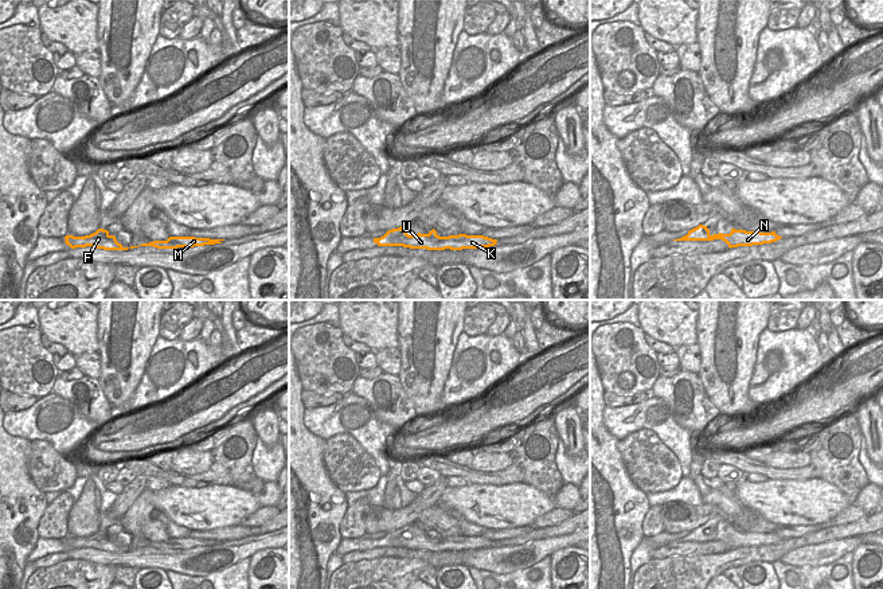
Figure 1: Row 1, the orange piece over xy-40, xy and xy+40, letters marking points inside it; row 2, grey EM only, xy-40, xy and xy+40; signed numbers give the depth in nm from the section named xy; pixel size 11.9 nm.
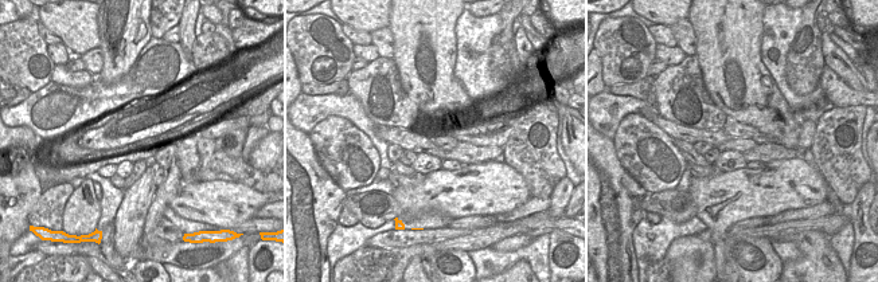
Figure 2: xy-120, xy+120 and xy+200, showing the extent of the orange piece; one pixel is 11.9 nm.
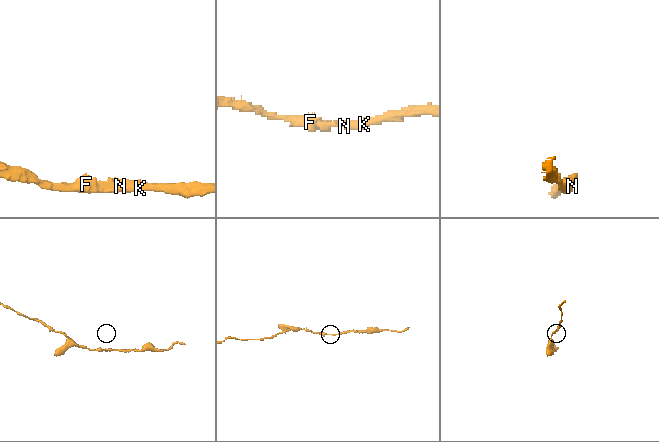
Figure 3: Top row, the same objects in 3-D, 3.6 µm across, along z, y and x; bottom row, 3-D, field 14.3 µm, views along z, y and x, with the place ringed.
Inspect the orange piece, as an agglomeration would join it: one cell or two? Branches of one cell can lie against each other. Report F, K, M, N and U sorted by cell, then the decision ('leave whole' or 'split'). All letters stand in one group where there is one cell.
groups F K M N U; leave whole

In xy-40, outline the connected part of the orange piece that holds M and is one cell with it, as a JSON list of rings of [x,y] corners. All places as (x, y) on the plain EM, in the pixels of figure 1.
[[[169,538],[167,542],[153,542],[138,547],[153,547],[157,550],[177,550],[177,549],[194,549],[204,546],[222,545],[224,541],[195,539],[195,538]]]

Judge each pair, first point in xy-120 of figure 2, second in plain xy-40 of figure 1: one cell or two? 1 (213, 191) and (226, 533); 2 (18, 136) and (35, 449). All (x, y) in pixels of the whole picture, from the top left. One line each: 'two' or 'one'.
1: two
2: two

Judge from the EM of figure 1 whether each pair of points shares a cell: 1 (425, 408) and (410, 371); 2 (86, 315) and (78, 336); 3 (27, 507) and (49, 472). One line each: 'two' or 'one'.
1: one
2: one
3: two

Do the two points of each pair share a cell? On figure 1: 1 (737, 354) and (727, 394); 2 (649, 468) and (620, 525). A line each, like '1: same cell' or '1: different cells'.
1: same cell
2: different cells

